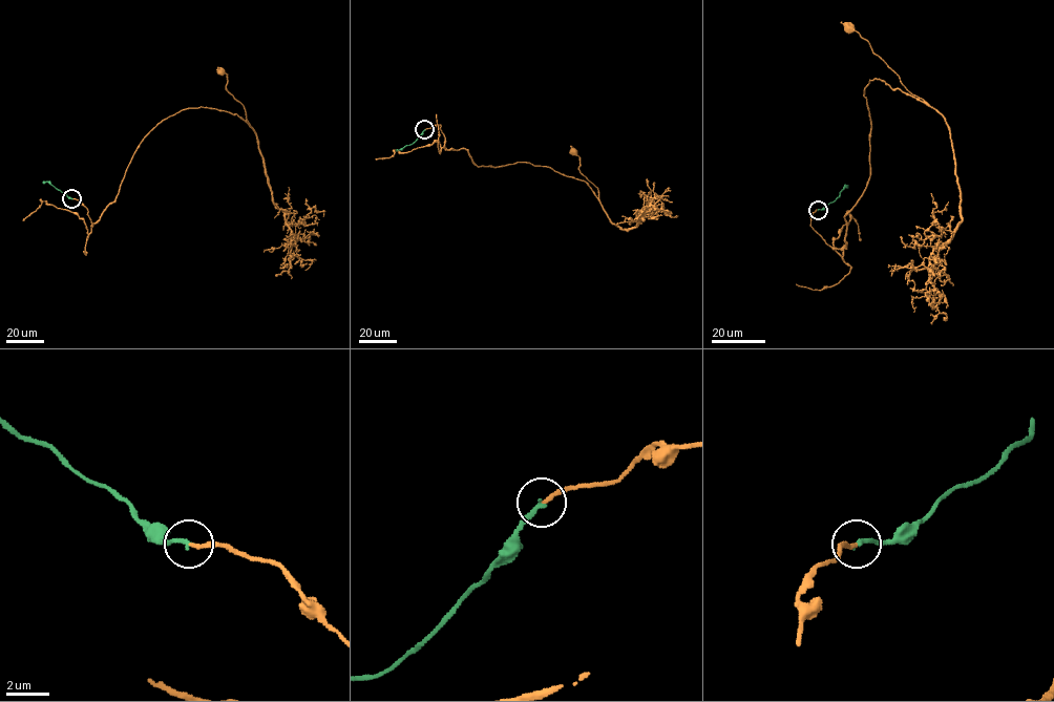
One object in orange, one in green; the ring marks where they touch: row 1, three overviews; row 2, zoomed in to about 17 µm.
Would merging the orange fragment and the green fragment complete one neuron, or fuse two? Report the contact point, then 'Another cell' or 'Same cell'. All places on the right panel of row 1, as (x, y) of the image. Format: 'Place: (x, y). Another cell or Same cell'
Place: (818, 210). Same cell

